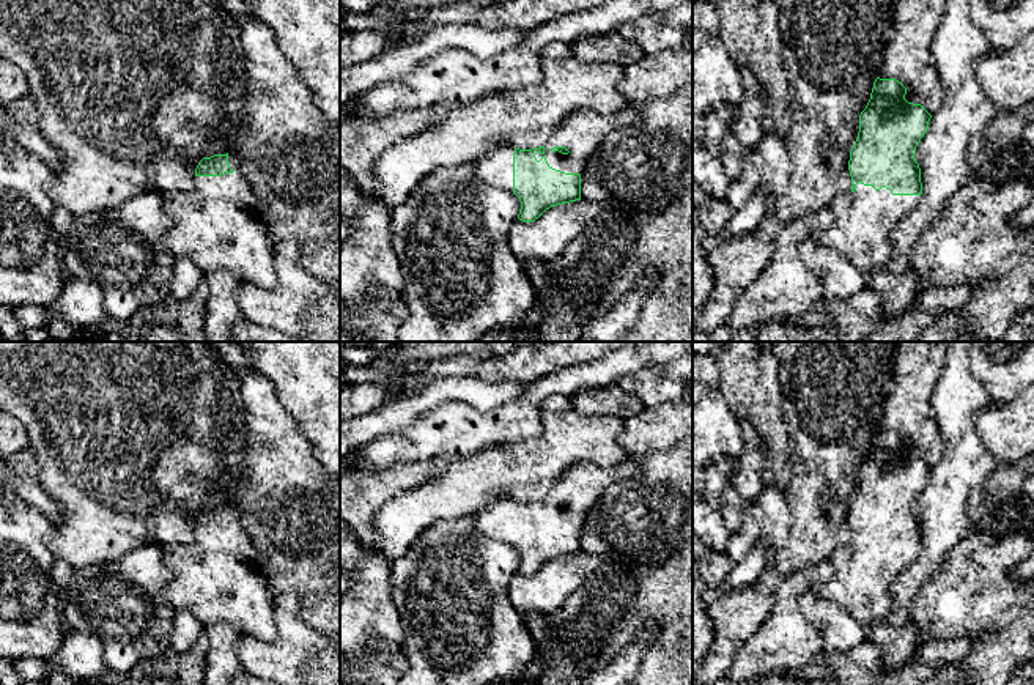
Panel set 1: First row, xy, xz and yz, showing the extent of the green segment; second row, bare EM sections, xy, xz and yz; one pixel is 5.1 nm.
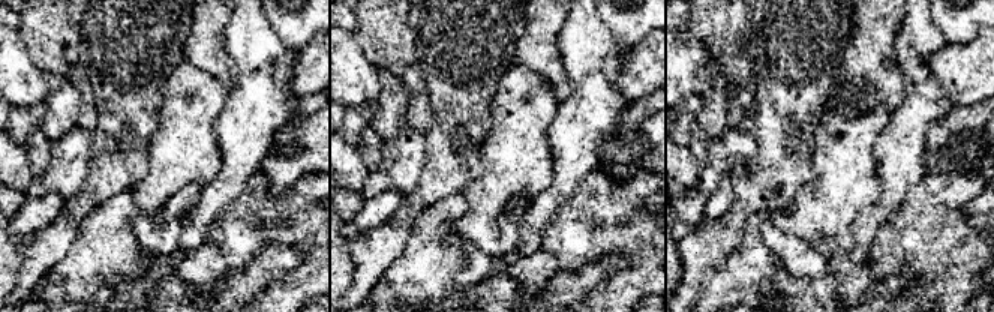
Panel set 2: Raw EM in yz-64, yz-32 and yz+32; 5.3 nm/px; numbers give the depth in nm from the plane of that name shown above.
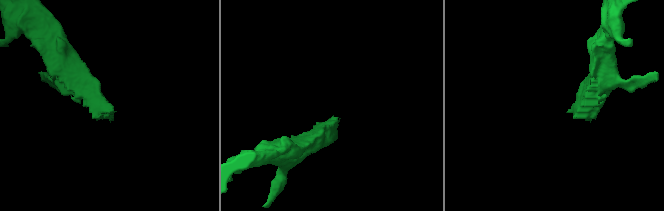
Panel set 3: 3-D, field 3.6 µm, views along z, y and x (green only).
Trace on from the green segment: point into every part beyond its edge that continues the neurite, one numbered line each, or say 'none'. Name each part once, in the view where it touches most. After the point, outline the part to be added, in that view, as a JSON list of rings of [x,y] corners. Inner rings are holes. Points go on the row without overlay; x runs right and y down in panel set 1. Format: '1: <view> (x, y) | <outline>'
1: yz (863, 572) | [[[858,535],[855,545],[848,542],[833,553],[829,561],[834,576],[825,584],[812,586],[811,594],[840,606],[861,625],[884,620],[891,614],[891,583],[913,564],[919,553],[919,548],[892,548],[886,540],[875,543],[872,539]]]

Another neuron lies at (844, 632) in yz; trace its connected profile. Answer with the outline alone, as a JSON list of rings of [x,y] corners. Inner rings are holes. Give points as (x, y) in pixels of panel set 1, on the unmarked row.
[[[807,592],[801,595],[803,614],[823,633],[823,650],[845,652],[866,641],[864,625],[847,611]]]

